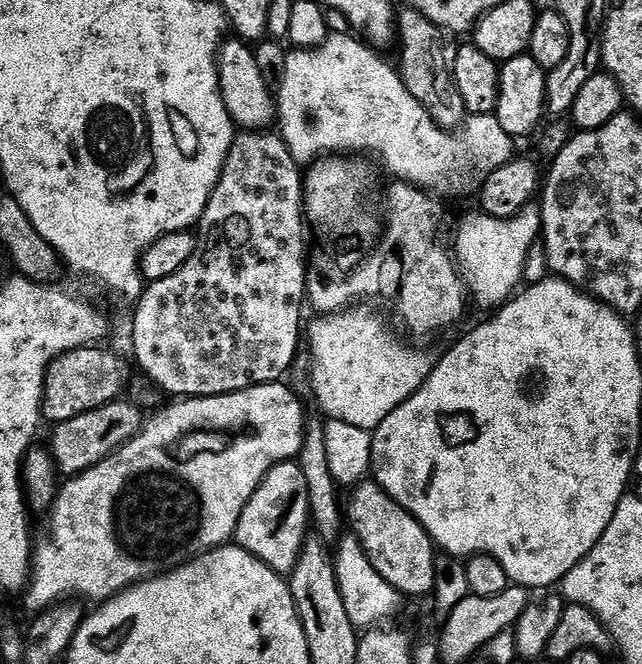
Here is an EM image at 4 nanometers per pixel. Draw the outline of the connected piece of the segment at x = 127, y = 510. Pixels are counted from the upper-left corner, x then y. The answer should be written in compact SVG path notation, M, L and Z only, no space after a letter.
M284 382L259 384L241 392L231 392L221 396L198 396L172 402L169 408L162 409L153 420L149 419L129 444L124 444L102 462L87 468L78 476L65 479L59 485L56 499L53 500L50 509L52 541L41 552L39 549L35 553L34 563L30 568L30 587L27 589L29 604L36 608L35 610L43 610L51 608L53 604L69 594L77 594L82 598L89 596L90 599L96 600L92 602L103 602L112 596L117 596L125 588L140 584L143 580L151 580L154 576L176 568L191 560L193 556L201 556L203 552L211 552L213 548L225 547L236 535L238 518L242 518L242 510L246 510L246 502L250 502L254 490L258 490L258 486L264 481L269 470L275 464L286 464L299 457L300 447L304 445L305 431L304 408L300 405L299 398L284 385Z

